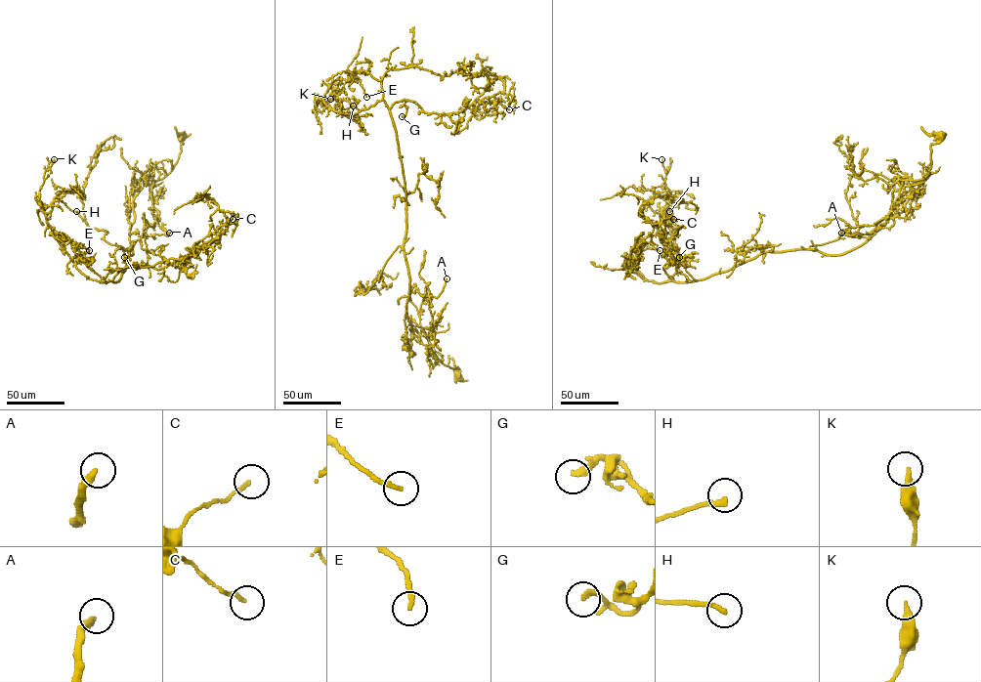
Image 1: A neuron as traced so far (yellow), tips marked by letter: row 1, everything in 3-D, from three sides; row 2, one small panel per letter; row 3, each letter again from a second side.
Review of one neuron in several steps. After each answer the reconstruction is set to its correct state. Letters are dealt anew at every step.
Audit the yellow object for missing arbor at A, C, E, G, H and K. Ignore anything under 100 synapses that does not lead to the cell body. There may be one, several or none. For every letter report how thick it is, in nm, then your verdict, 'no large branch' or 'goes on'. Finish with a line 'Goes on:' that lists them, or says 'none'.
A: calibre 340 nm; goes on
C: calibre 160 nm; no large branch
E: calibre 190 nm; no large branch
G: calibre 240 nm; no large branch
H: calibre 240 nm; no large branch
K: calibre 280 nm; no large branch
Goes on: A

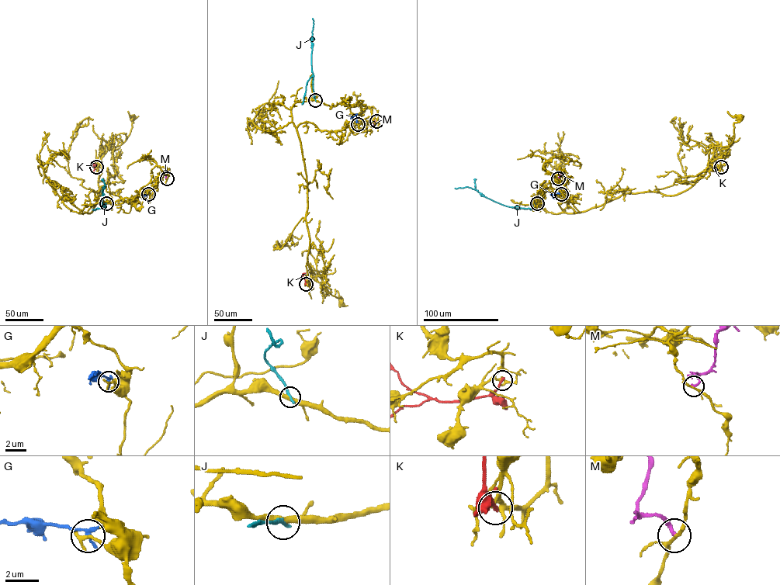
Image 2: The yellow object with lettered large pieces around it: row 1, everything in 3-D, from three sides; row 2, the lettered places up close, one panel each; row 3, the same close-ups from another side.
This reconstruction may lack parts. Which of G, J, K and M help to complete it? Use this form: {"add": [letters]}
{"add": []}

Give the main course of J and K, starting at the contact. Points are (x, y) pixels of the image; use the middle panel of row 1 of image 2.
J: (315, 100), (311, 67), (312, 18)
K: (306, 284), (303, 275), (305, 273)

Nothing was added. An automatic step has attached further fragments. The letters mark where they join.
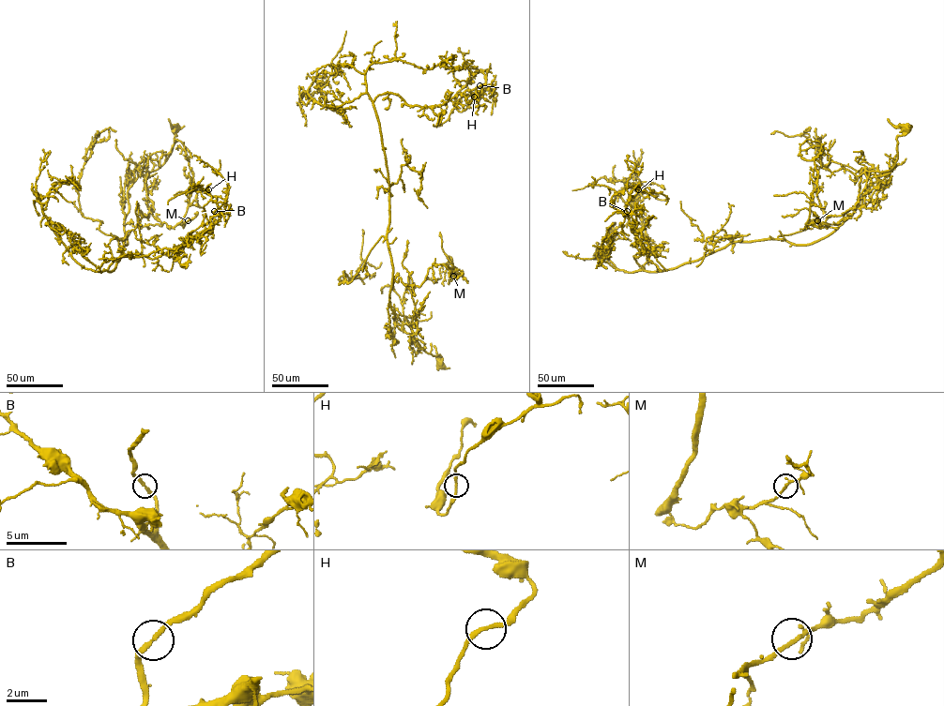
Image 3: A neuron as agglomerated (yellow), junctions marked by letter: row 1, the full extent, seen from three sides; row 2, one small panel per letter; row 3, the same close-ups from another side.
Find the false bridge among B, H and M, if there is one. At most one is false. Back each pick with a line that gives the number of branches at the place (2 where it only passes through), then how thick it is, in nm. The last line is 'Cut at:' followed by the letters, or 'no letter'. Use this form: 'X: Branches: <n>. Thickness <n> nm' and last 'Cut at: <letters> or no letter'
Cut at: no letter

